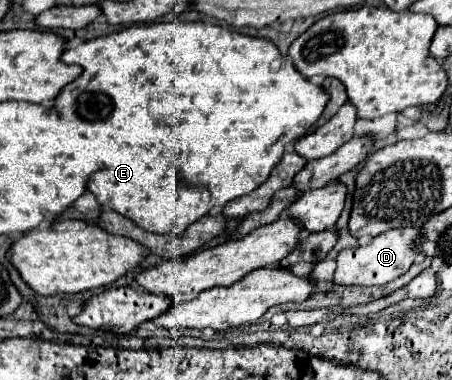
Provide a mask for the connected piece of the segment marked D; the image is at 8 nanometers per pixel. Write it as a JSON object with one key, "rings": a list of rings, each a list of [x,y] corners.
{"rings":[[[399,227],[377,235],[369,245],[361,245],[357,249],[345,249],[337,255],[337,269],[333,281],[339,285],[385,285],[409,271],[411,263],[421,253],[417,245],[421,237],[423,237],[421,229]]]}

